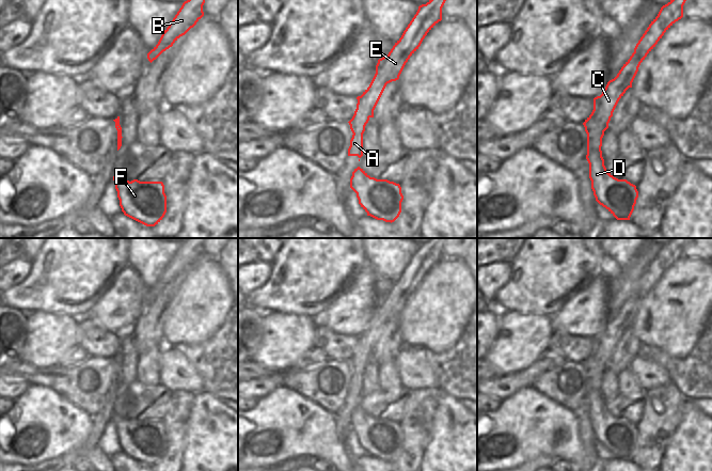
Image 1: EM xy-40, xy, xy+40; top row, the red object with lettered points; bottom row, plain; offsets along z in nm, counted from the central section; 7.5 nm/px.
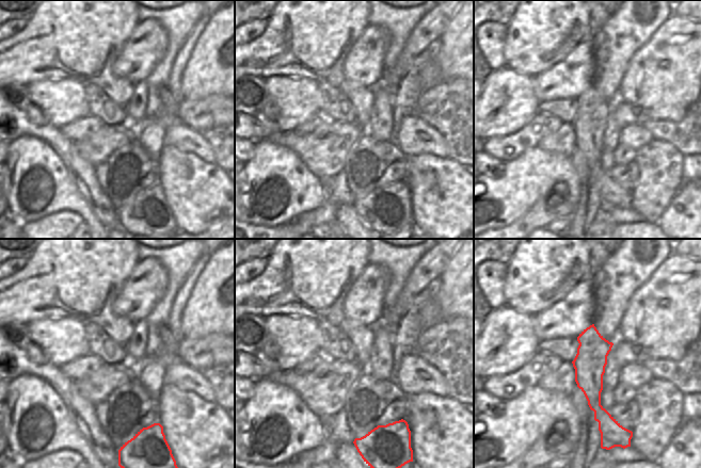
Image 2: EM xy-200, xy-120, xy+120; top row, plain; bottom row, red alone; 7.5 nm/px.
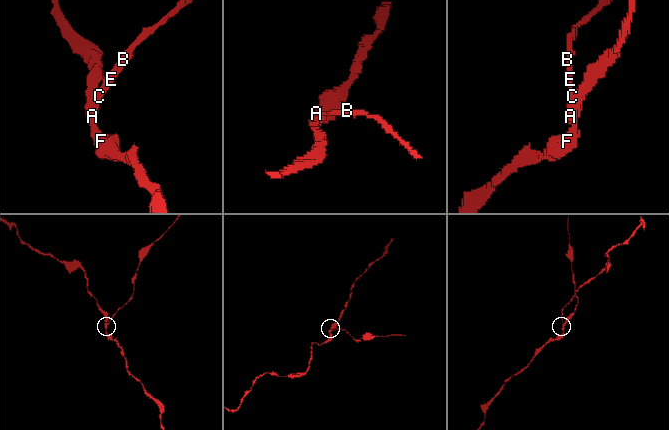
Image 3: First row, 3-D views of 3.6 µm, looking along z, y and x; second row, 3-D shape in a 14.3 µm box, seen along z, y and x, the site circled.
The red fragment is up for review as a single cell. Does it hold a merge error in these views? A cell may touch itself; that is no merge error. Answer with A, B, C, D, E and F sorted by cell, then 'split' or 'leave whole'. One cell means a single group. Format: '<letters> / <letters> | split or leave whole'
A B C E / D F | split

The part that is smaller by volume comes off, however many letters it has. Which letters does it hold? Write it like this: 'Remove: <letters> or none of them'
Remove: A, B, C, E

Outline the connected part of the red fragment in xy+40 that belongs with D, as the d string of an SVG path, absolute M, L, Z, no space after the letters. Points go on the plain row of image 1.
M600 335L594 337L594 349L583 362L587 373L589 418L596 440L605 446L617 459L630 459L638 430L627 419L614 417L605 407L602 396L602 377L608 367L611 357L603 361L598 356Z

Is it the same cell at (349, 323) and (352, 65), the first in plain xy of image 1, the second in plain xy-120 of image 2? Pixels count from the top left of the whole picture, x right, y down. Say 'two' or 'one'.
one

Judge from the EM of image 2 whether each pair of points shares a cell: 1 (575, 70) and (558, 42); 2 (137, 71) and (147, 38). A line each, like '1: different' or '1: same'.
1: different
2: same

